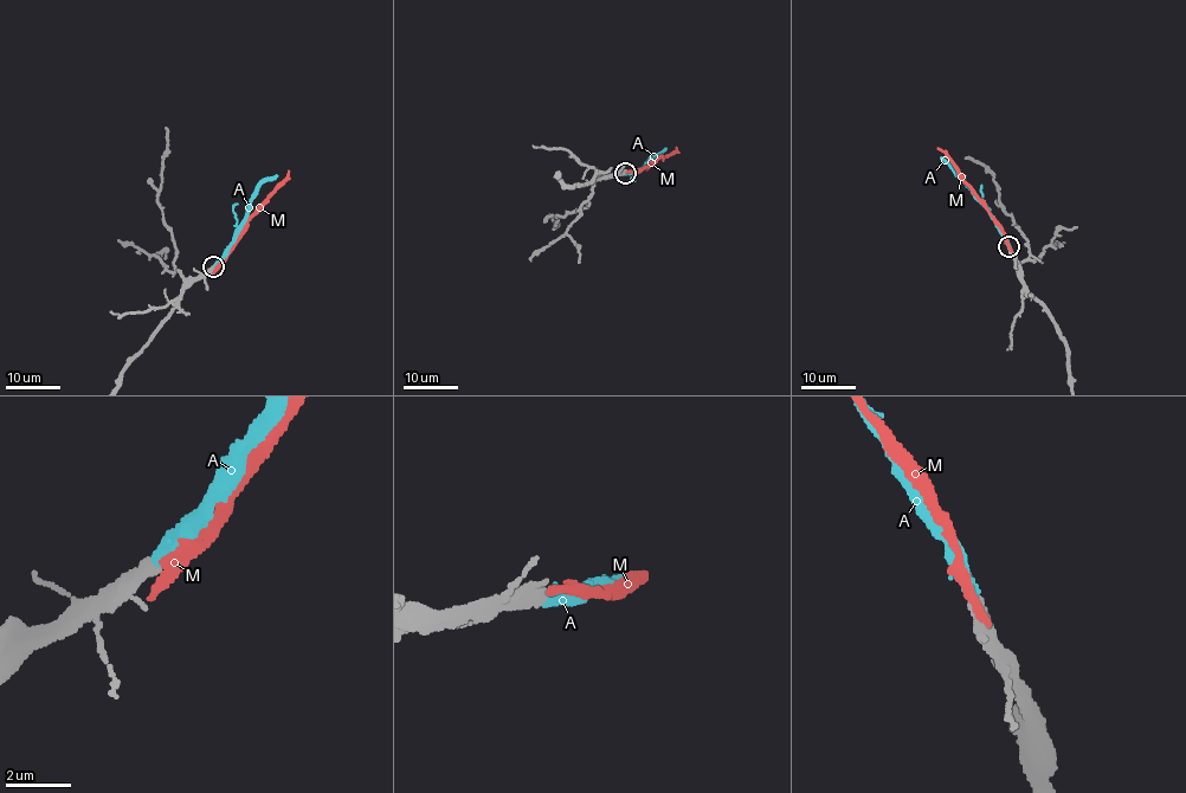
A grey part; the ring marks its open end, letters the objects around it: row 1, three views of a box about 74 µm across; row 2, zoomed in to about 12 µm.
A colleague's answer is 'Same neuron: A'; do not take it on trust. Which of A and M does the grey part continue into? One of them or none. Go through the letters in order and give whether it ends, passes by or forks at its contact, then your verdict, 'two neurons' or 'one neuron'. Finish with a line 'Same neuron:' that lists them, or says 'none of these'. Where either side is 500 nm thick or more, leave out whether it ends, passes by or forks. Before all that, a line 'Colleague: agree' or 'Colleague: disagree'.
Colleague: agree
A: it ends there; one neuron
M: it ends there; two neurons
Same neuron: A

